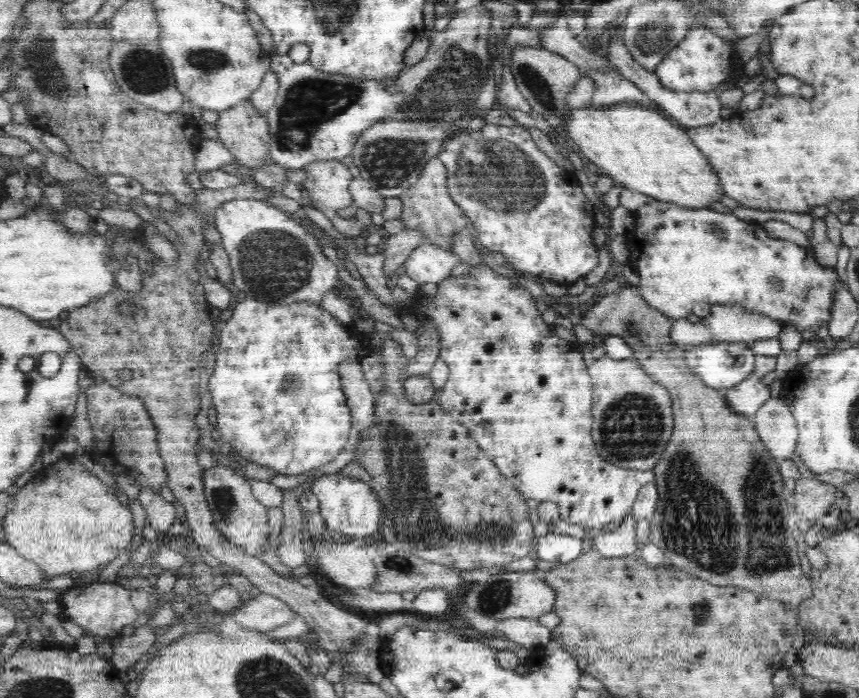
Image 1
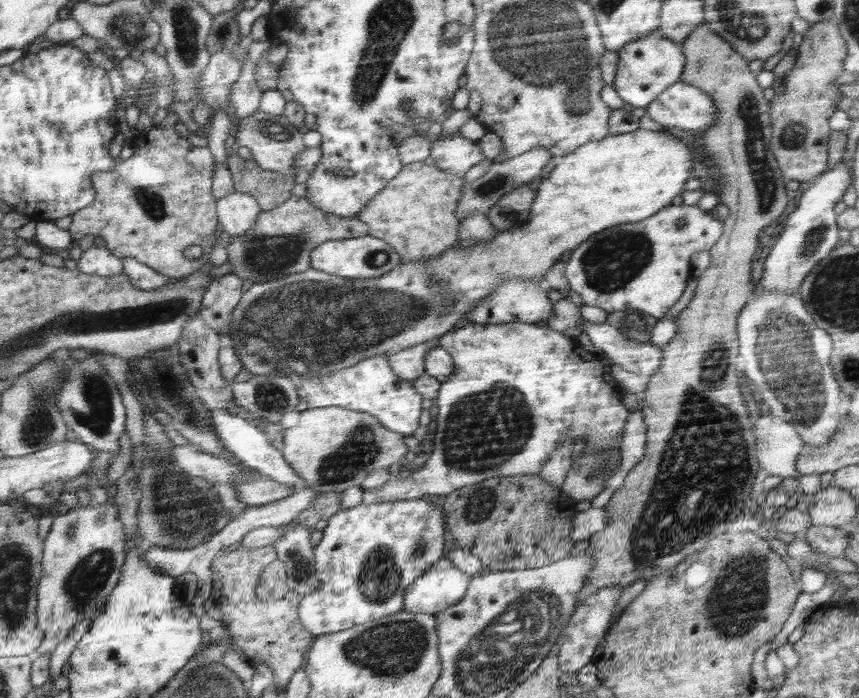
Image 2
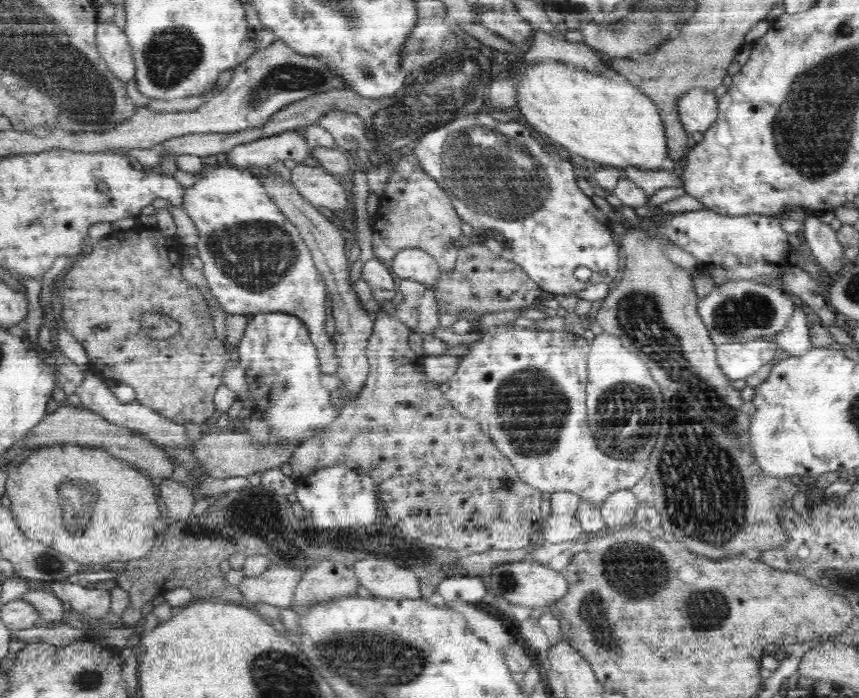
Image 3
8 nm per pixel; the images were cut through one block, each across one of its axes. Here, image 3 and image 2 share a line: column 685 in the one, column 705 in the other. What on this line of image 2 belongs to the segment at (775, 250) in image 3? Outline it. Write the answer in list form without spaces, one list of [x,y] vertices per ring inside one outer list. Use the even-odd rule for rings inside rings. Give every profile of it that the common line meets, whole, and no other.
[[[675,201],[672,206],[666,206],[652,217],[604,229],[580,243],[565,263],[565,275],[569,280],[569,288],[578,292],[586,304],[600,307],[607,313],[636,310],[660,319],[674,306],[674,302],[680,300],[686,288],[692,253],[700,250],[709,251],[721,236],[723,236],[722,221],[696,208],[696,205],[686,206],[681,201]],[[680,220],[684,220],[684,228],[678,228]]]

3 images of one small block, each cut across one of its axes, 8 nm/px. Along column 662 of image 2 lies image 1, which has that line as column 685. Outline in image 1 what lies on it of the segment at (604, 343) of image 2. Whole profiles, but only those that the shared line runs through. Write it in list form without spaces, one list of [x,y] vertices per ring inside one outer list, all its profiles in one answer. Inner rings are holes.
[[[746,343],[698,344],[683,352],[690,372],[713,389],[730,388],[752,374],[756,355]]]

